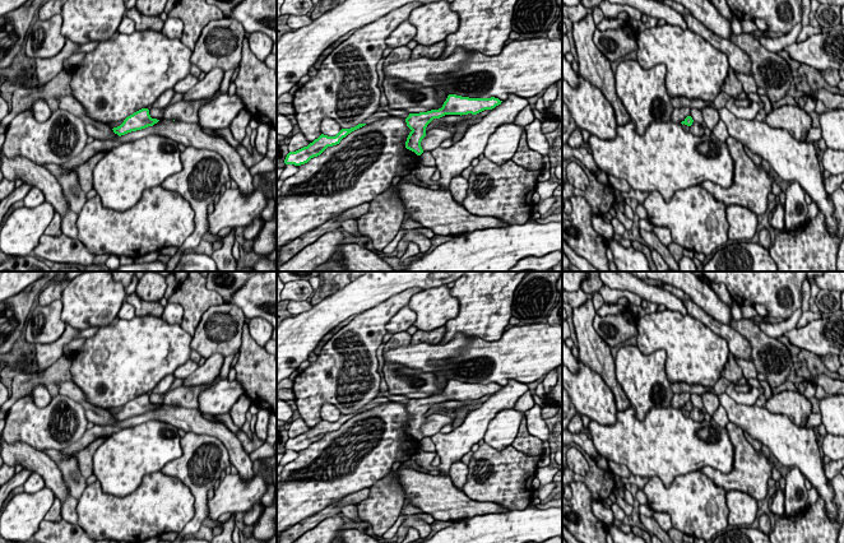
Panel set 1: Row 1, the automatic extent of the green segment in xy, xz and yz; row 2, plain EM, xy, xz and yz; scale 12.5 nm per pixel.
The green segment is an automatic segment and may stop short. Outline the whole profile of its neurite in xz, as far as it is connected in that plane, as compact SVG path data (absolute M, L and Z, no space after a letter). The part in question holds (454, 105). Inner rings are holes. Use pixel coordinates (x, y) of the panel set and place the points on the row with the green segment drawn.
M449 94L442 107L427 112L409 113L405 119L407 126L412 130L407 138L405 148L414 152L417 156L423 153L421 147L422 139L426 136L426 127L433 119L440 119L445 115L477 115L484 110L492 110L501 105L498 98L469 98L456 94Z

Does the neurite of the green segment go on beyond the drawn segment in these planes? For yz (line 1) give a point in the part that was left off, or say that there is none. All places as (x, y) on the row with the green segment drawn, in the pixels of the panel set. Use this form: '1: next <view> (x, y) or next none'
1: next none

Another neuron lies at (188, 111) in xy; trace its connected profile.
M212 98L203 101L178 101L167 106L163 112L163 119L182 122L199 124L199 108Z

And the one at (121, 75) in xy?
M134 31L102 41L73 68L73 97L85 110L87 117L103 124L125 120L148 108L167 89L190 75L190 51L180 38L168 38L157 31Z

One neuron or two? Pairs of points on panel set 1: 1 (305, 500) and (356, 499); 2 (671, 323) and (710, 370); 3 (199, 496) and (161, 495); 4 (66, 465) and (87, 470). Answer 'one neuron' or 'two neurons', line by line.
1: two neurons
2: one neuron
3: two neurons
4: two neurons

